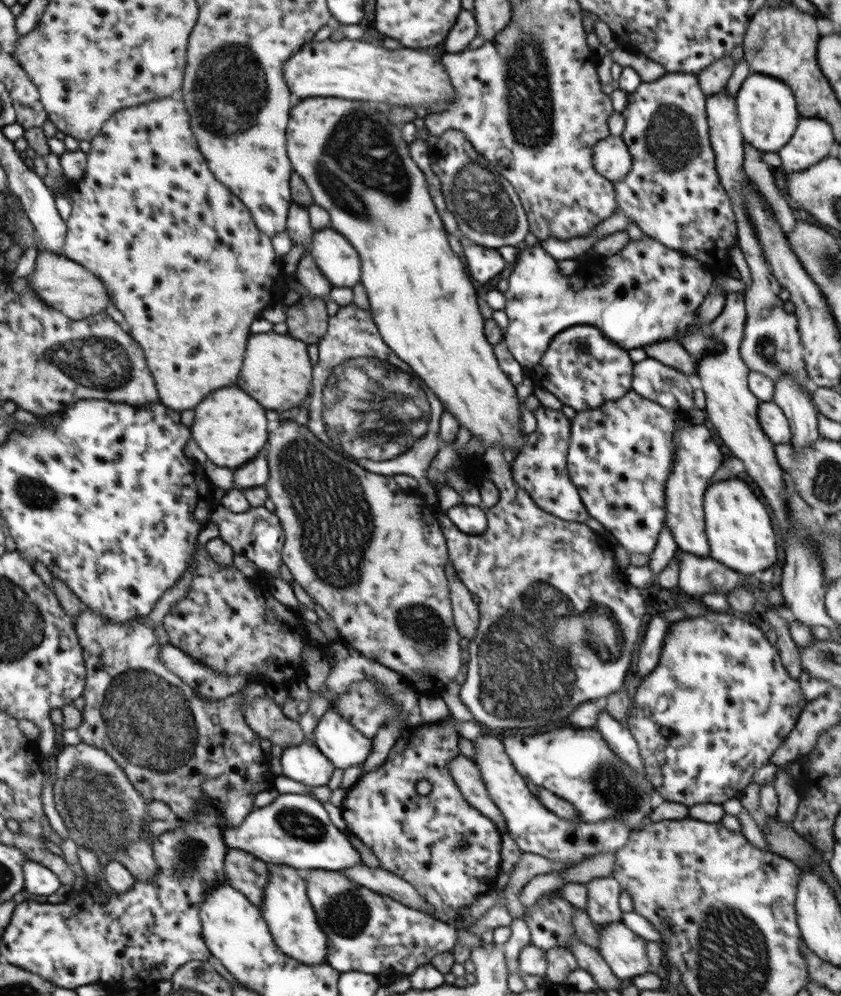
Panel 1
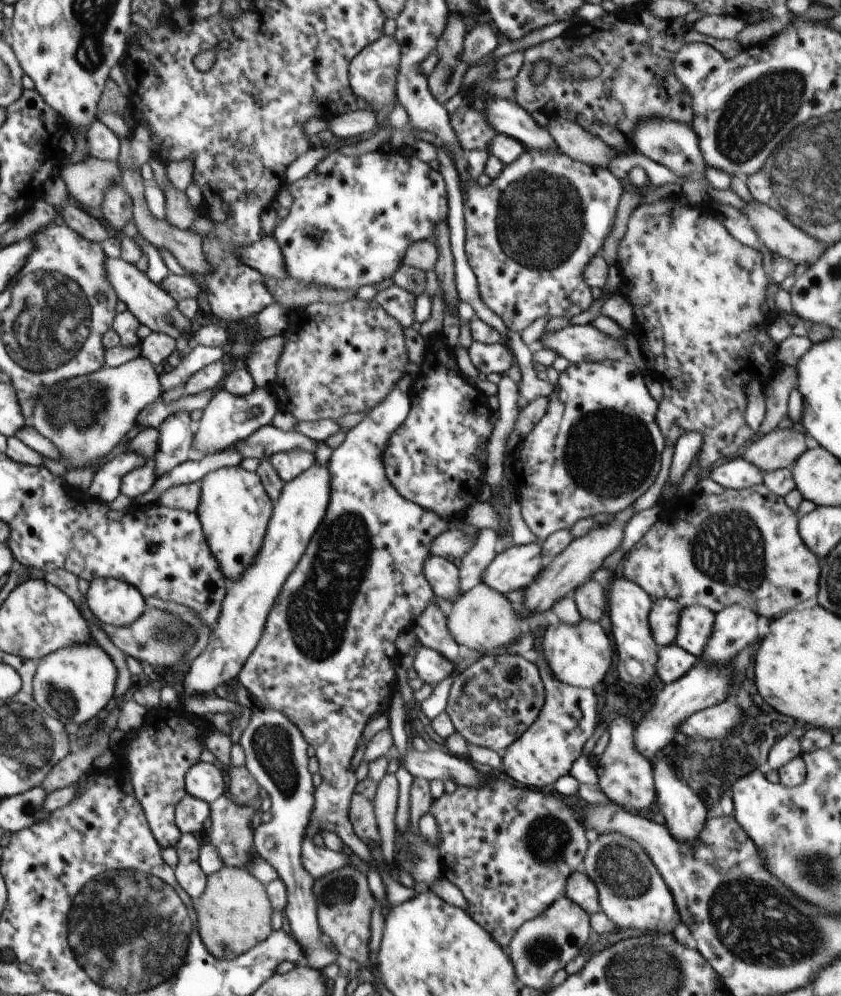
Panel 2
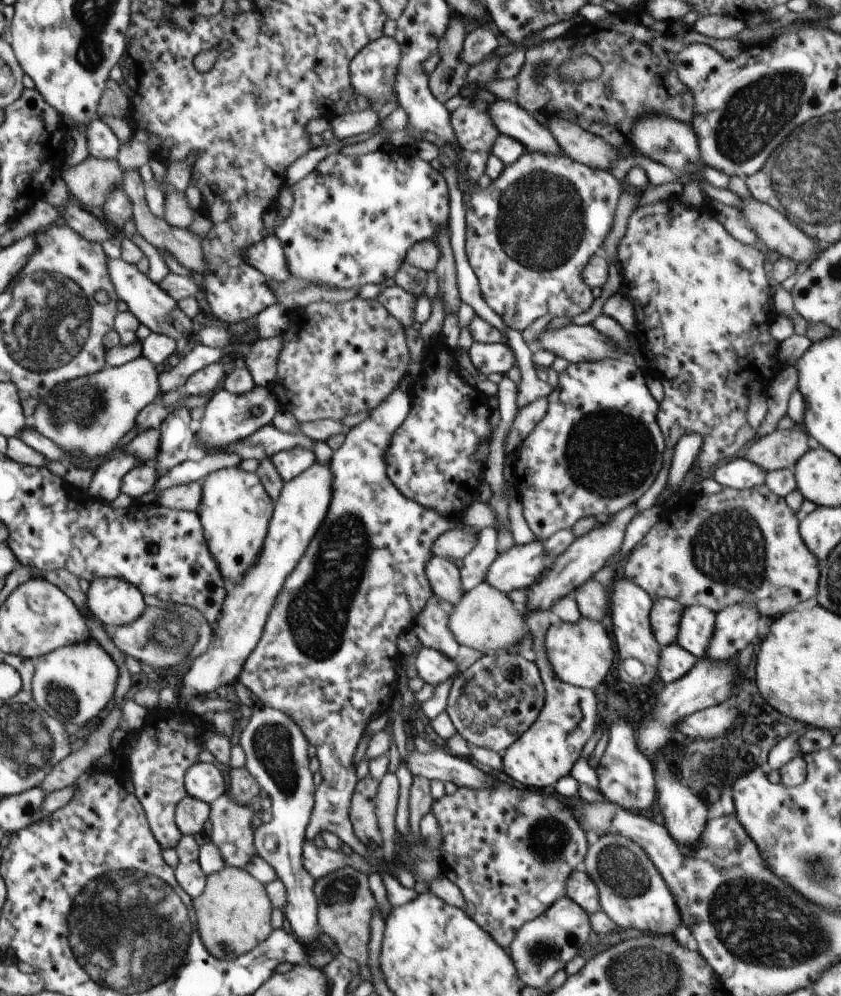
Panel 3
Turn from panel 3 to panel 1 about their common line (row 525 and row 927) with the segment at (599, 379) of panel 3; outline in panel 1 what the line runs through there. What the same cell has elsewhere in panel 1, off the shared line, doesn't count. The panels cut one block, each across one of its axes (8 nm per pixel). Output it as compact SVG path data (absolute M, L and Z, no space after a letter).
M551 891L526 908L522 918L530 928L532 945L546 952L557 947L570 951L576 934L572 925L574 916L575 907L560 892Z

